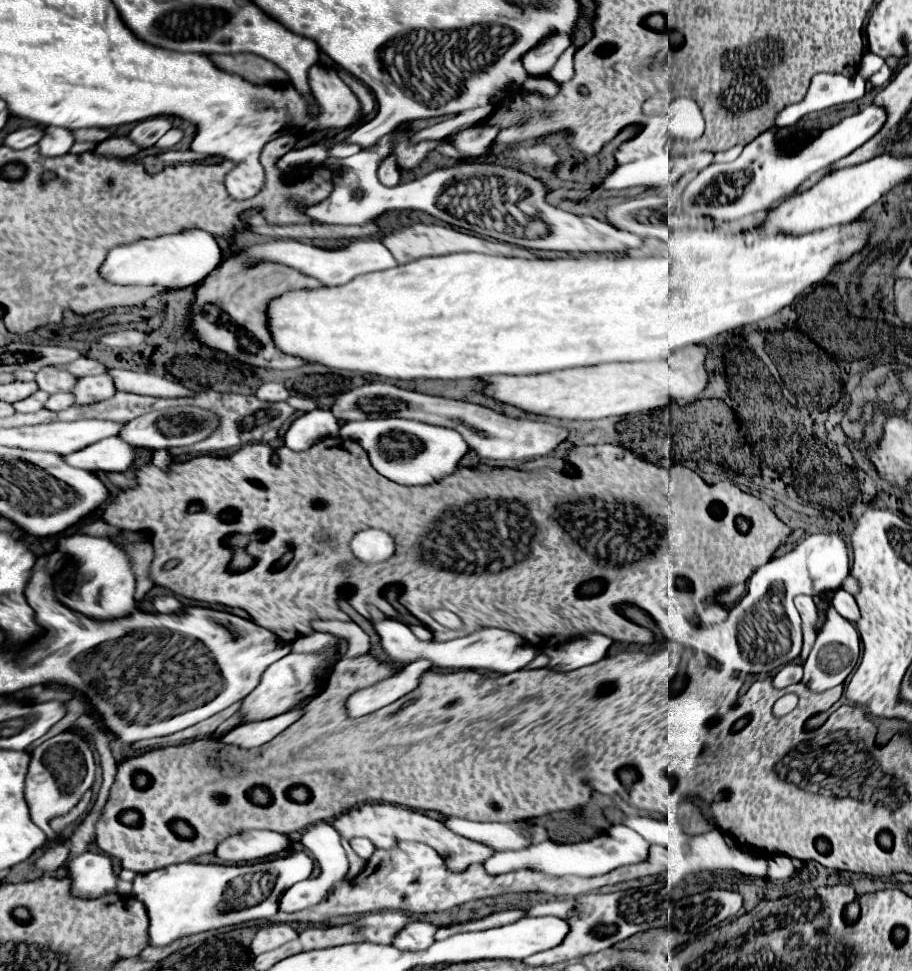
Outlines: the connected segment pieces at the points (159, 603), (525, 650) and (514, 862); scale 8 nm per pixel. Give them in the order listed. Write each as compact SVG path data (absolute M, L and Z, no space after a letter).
M162 595L154 599L154 609L158 613L178 613L182 611L182 603L174 595Z
M384 619L376 623L376 633L394 633L394 641L402 643L394 647L394 661L400 665L406 665L418 657L424 657L430 663L438 663L438 667L448 667L448 669L486 669L486 671L496 671L496 673L512 673L512 671L524 669L540 651L536 645L528 643L524 637L506 629L496 629L496 627L478 629L470 635L464 635L446 643L436 643L436 641L418 641L404 623Z
M612 825L606 833L580 843L554 843L544 841L530 847L524 847L520 851L498 851L492 857L488 857L482 865L490 875L502 875L506 871L520 871L520 869L532 869L546 875L580 875L580 877L594 877L604 875L616 867L640 863L648 857L650 843L638 835L634 829L626 825Z

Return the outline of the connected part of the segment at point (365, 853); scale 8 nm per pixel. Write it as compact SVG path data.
M350 839L350 847L354 849L354 853L356 853L358 857L362 857L362 859L366 859L366 861L374 855L374 849L376 849L370 839Z

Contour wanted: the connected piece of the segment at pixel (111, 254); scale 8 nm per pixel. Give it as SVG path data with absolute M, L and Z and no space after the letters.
M182 229L172 235L134 241L114 247L106 253L98 273L112 285L156 285L166 289L182 289L196 285L220 263L220 247L214 237L202 229Z

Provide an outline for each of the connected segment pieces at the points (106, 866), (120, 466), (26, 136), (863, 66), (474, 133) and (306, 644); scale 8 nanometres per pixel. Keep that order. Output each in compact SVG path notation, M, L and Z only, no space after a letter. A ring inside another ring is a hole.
M80 853L66 861L70 893L80 899L96 899L116 891L118 875L112 871L110 857L104 853Z
M118 437L102 439L100 443L92 443L92 447L84 447L72 455L62 455L68 465L84 471L128 471L132 469L134 457L136 447Z
M24 127L24 129L18 129L18 131L10 133L6 137L4 145L12 147L12 149L26 149L26 147L36 145L42 137L44 137L44 129L42 127Z
M866 51L864 57L862 57L862 63L860 63L860 75L862 75L864 79L868 79L868 77L870 77L872 73L876 73L882 65L884 65L884 59L882 59L882 57Z
M470 125L470 127L462 127L456 133L452 133L452 141L454 147L466 155L470 155L472 159L482 157L486 151L490 151L492 141L496 139L498 129L496 127L482 127L478 125Z
M314 631L308 637L302 637L300 641L292 643L292 653L310 653L310 651L318 651L326 645L338 645L340 637L332 635L332 633L324 633L324 631Z

